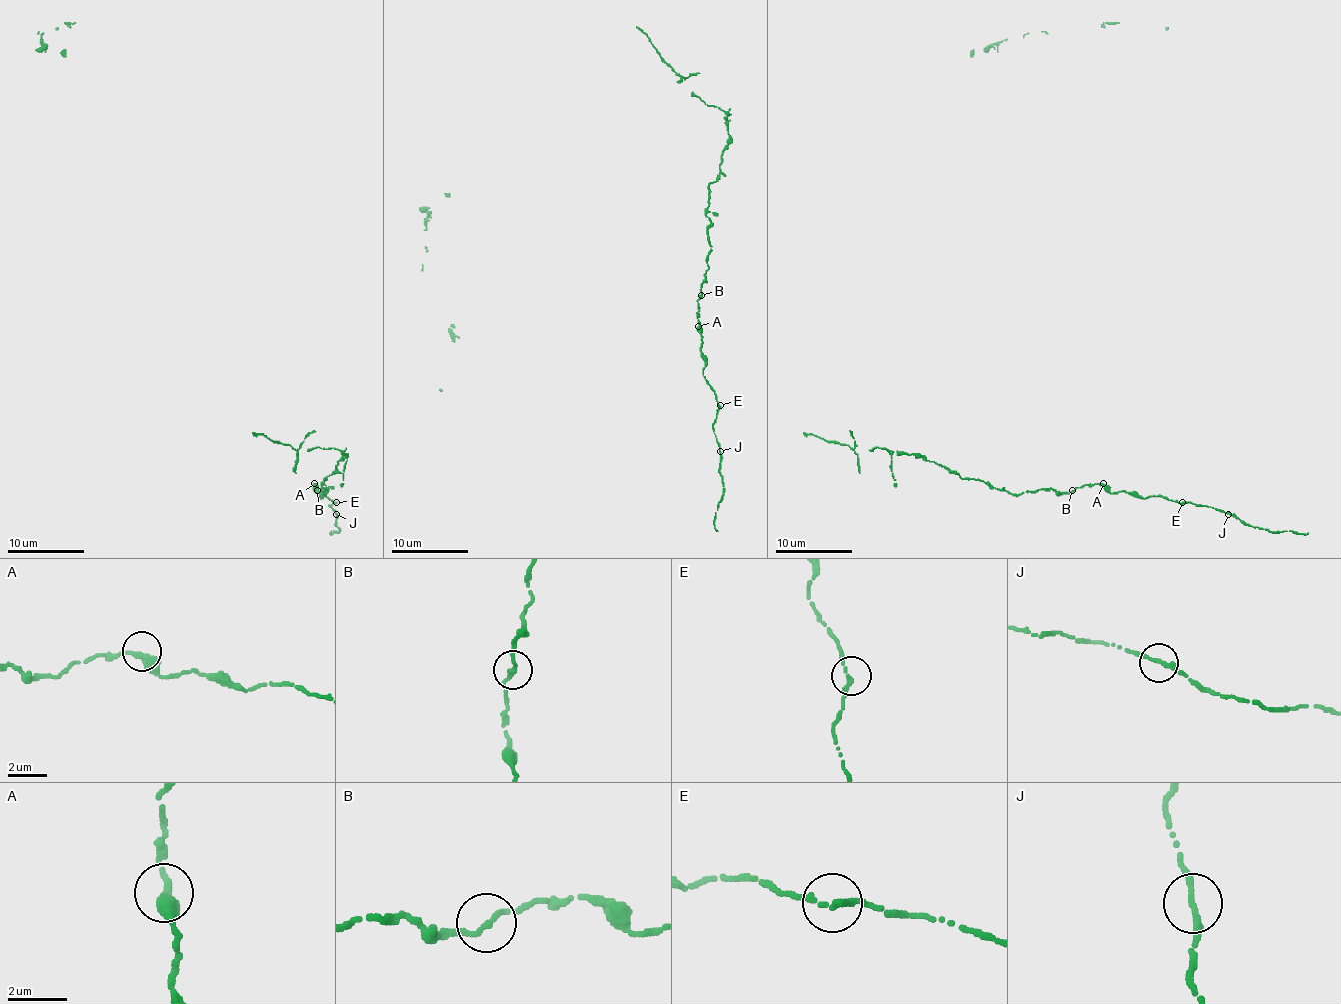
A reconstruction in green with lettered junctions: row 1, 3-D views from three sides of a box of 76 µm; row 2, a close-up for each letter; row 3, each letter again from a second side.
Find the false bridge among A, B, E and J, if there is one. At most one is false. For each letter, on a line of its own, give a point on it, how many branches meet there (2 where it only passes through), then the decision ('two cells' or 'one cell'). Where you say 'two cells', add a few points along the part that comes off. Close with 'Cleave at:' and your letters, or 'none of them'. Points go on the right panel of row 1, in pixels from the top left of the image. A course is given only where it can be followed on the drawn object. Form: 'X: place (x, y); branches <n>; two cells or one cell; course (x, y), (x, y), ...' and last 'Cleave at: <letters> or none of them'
A: place (1103, 483); branches 2; one cell
B: place (1072, 490); branches 2; one cell
E: place (1182, 502); branches 2; one cell
J: place (1228, 514); branches 2; one cell
Cleave at: none of them

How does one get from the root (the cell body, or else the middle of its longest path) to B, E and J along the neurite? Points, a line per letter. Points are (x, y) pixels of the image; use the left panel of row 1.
B: (336, 469), (322, 483), (326, 489), (324, 494), (326, 493), (324, 489), (316, 491)
E: (336, 469), (322, 483), (324, 494), (324, 489), (316, 493), (313, 487), (314, 483), (320, 498), (336, 502)
J: (336, 469), (322, 483), (324, 494), (313, 487), (334, 502), (328, 506), (336, 514)

